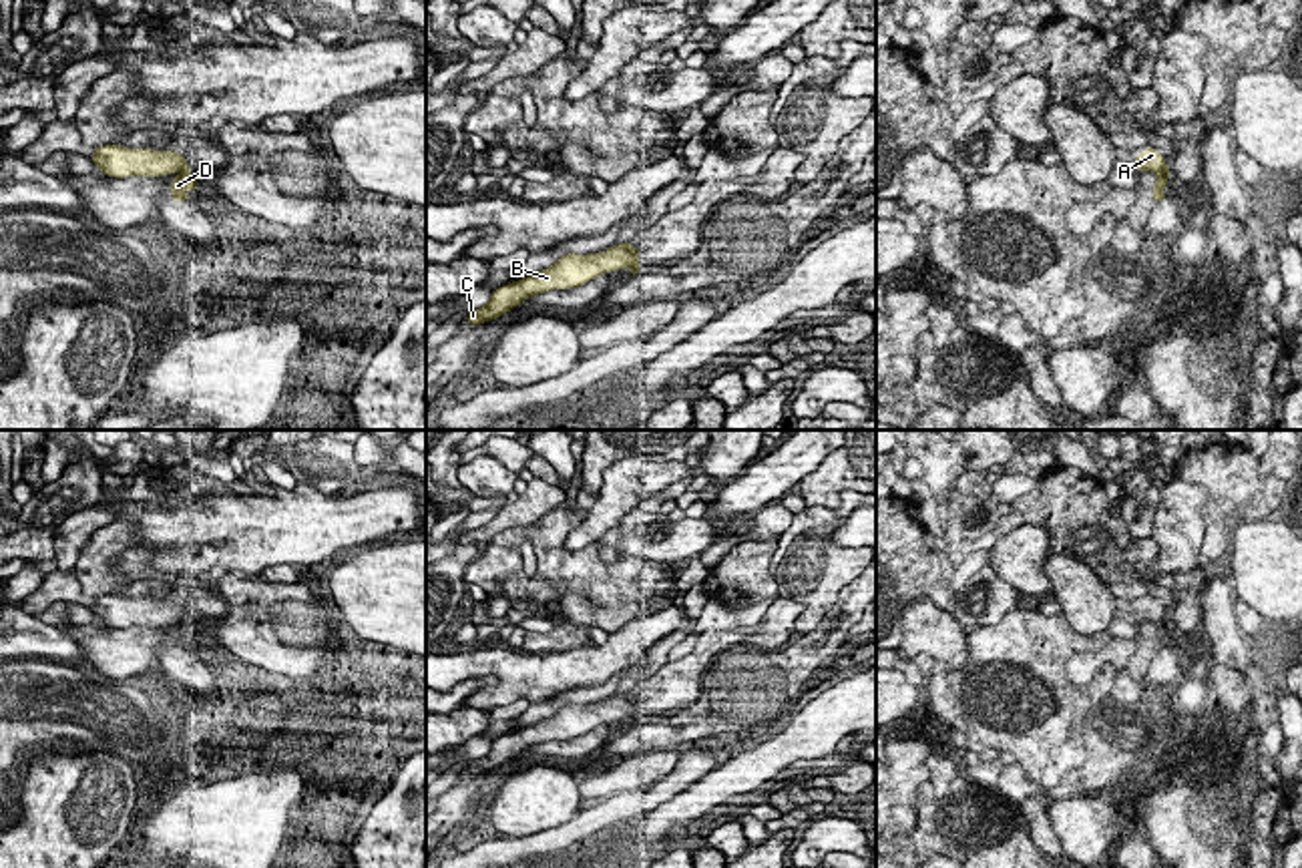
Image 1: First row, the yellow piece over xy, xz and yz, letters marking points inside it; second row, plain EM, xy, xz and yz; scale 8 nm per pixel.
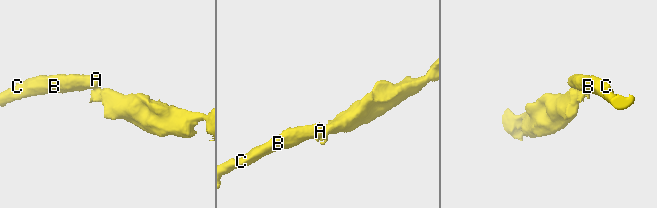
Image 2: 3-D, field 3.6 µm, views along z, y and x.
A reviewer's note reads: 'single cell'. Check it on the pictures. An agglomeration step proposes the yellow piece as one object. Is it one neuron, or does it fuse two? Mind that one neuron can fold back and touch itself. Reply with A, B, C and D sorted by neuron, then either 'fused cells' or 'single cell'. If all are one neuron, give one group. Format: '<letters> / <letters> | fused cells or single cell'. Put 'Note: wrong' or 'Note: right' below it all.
A B C / D | fused cells
Note: wrong

